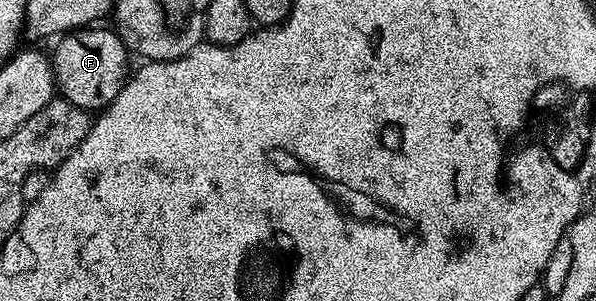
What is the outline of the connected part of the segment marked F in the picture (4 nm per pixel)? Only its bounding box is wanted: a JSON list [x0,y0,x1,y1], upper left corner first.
[51,27,127,111]

